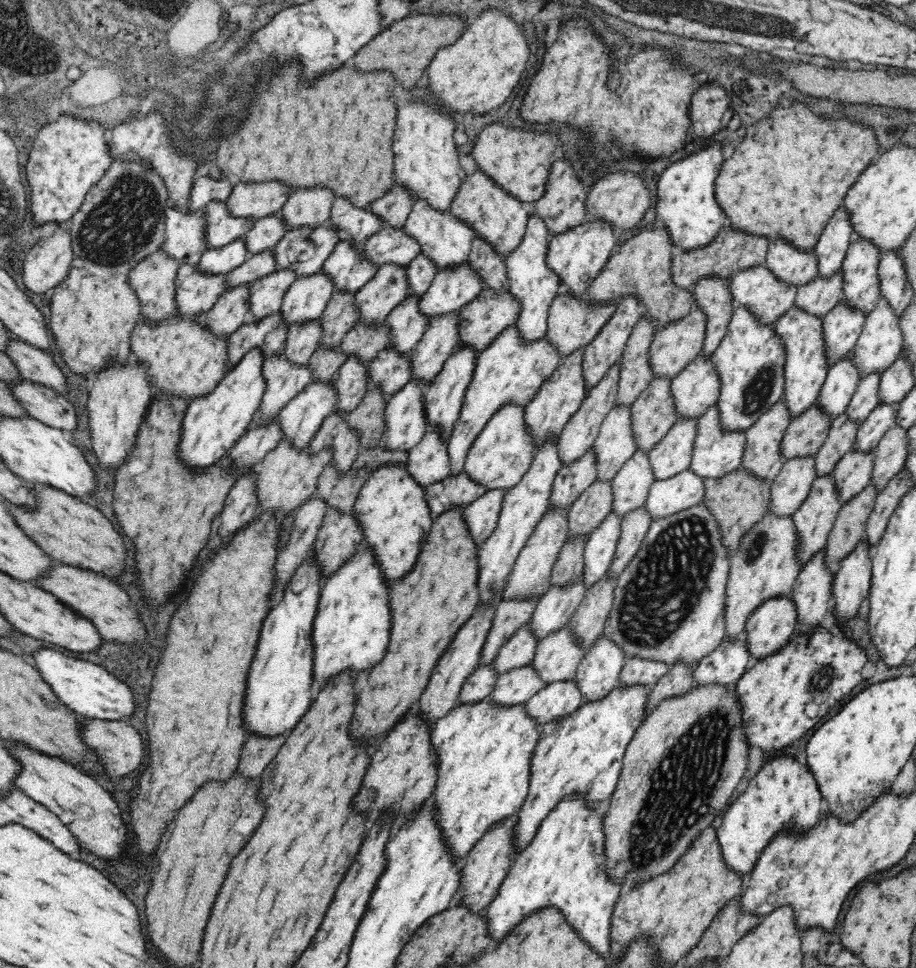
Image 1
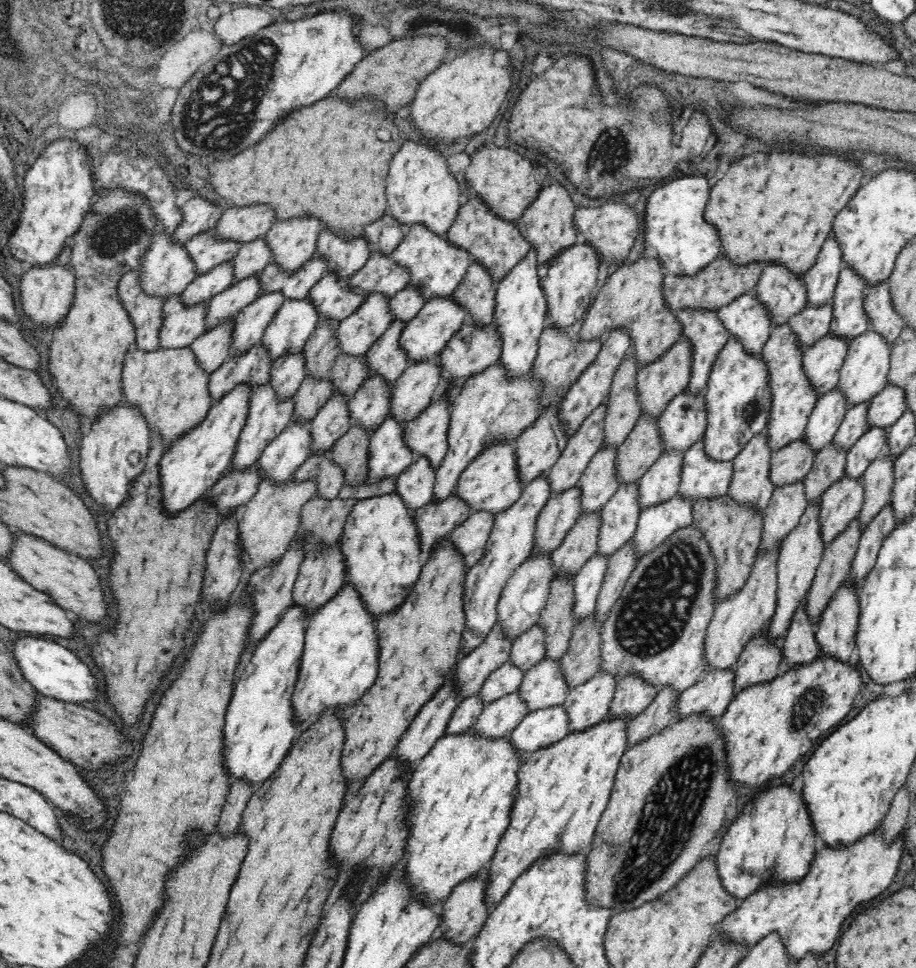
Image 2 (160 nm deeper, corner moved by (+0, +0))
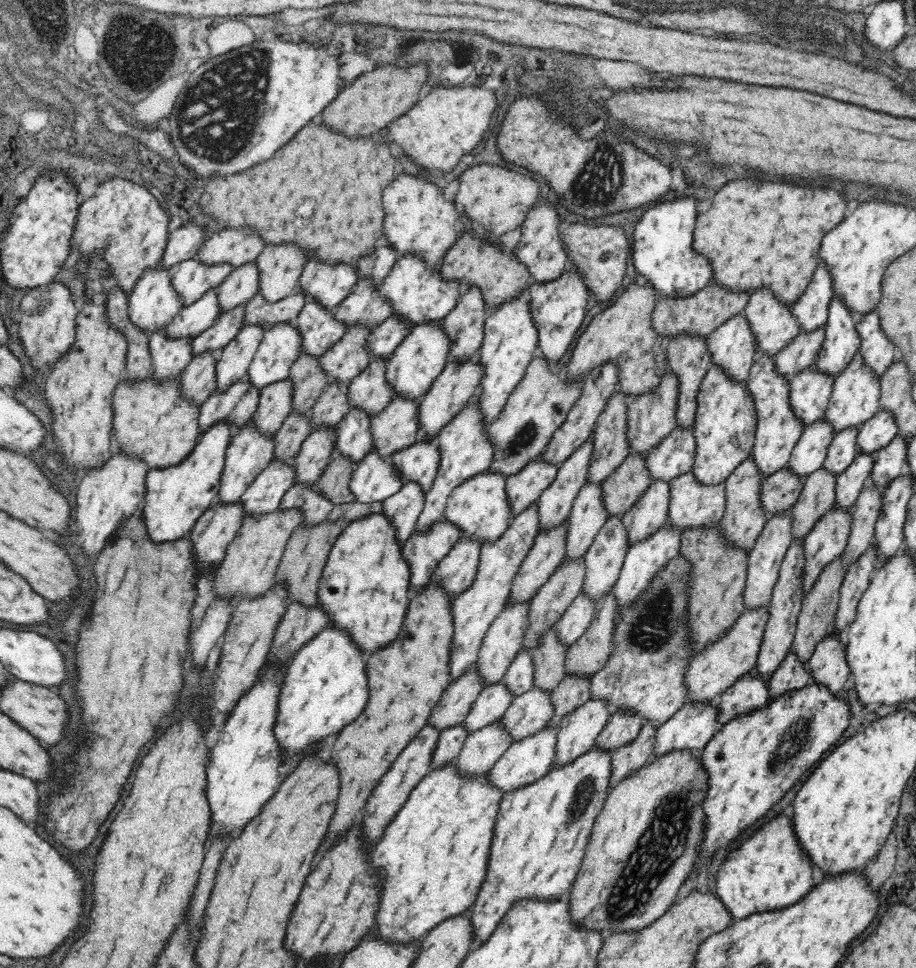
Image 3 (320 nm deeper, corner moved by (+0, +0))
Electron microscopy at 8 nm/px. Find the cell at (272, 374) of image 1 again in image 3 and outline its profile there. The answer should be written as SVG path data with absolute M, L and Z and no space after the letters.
M252 422L248 423L245 427L242 427L238 432L234 432L224 456L224 468L222 470L222 476L220 476L220 488L218 488L218 494L213 505L227 505L240 502L241 496L245 493L245 490L271 463L272 458L274 458L274 445L272 444L274 444L273 438L264 439L264 437L256 431L256 425Z

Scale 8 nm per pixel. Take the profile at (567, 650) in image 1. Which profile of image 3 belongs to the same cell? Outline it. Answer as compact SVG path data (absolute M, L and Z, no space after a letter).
M532 687L514 699L498 725L510 735L510 745L540 732L552 718L551 694Z

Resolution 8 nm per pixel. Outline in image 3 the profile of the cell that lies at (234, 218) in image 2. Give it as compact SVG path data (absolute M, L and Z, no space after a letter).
M244 227L224 229L206 238L197 252L197 260L206 265L230 265L232 270L239 266L255 262L264 248L260 235Z

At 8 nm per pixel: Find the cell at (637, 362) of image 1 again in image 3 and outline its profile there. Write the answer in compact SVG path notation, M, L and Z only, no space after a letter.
M618 392L612 395L593 430L592 456L586 483L601 484L613 474L629 455L626 443L628 398Z

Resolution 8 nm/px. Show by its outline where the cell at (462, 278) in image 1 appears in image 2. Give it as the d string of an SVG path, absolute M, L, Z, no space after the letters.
M454 297L447 299L430 299L424 303L416 318L408 323L402 330L398 345L400 350L408 355L408 364L434 362L446 348L449 340L463 327L467 321L467 311L454 303Z

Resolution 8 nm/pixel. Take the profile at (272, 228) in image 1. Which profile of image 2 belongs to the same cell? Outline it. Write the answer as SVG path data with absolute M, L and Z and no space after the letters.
M265 239L253 240L243 244L232 260L232 285L258 275L272 263L272 251L268 249Z

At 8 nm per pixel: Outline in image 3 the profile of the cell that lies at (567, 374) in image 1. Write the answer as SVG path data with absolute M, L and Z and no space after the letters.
M536 459L527 464L520 472L507 478L505 489L506 499L514 522L520 513L526 512L530 506L537 504L540 495L556 478L558 467Z

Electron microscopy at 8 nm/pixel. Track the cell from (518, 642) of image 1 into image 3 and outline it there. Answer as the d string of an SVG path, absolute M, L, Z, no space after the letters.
M502 683L484 687L462 723L466 736L500 721L512 701L510 691Z

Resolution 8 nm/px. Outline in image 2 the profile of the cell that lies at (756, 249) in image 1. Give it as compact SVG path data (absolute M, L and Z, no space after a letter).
M720 254L713 263L693 277L676 277L666 274L662 280L662 297L673 314L684 312L684 310L706 310L717 313L722 308L730 306L729 304L734 300L754 292L764 267L764 263L752 263L747 267L738 267L732 265L724 255Z

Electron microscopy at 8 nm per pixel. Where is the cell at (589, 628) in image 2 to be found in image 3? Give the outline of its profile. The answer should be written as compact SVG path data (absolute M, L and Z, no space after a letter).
M564 677L560 684L551 692L552 718L546 727L558 730L563 718L571 712L577 711L590 699L590 684L588 679L578 677Z

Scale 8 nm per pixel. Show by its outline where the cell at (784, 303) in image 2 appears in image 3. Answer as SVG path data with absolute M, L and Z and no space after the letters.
M758 289L754 291L750 295L744 314L746 319L748 319L750 329L752 329L752 335L754 335L756 358L768 355L768 357L772 357L773 359L800 333L798 321L796 321L796 317L793 316L791 308L780 303L780 301L770 293L770 289Z

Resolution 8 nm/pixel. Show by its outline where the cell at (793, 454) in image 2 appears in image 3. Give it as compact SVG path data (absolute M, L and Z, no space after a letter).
M786 467L761 482L760 505L767 514L767 520L791 512L798 502L804 480L788 471Z

